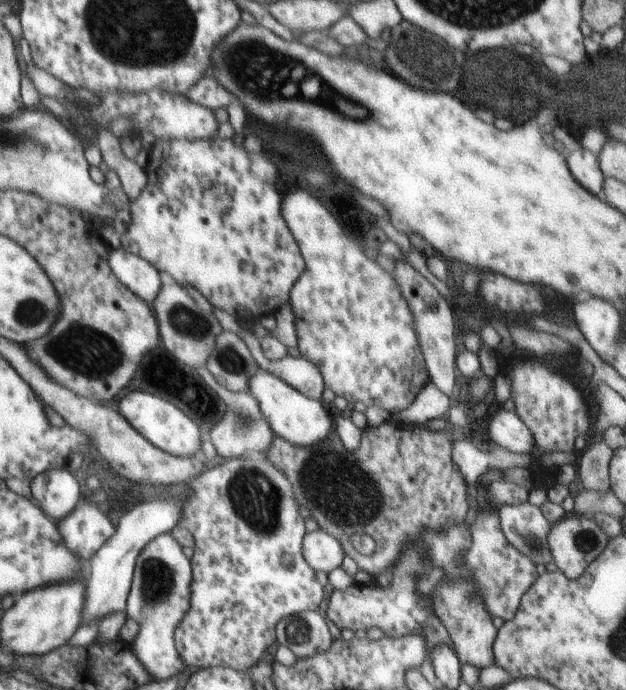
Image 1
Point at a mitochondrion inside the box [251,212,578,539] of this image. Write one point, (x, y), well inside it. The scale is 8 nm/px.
(338, 486)

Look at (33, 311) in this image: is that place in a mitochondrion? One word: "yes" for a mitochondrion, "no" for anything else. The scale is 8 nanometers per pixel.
yes

